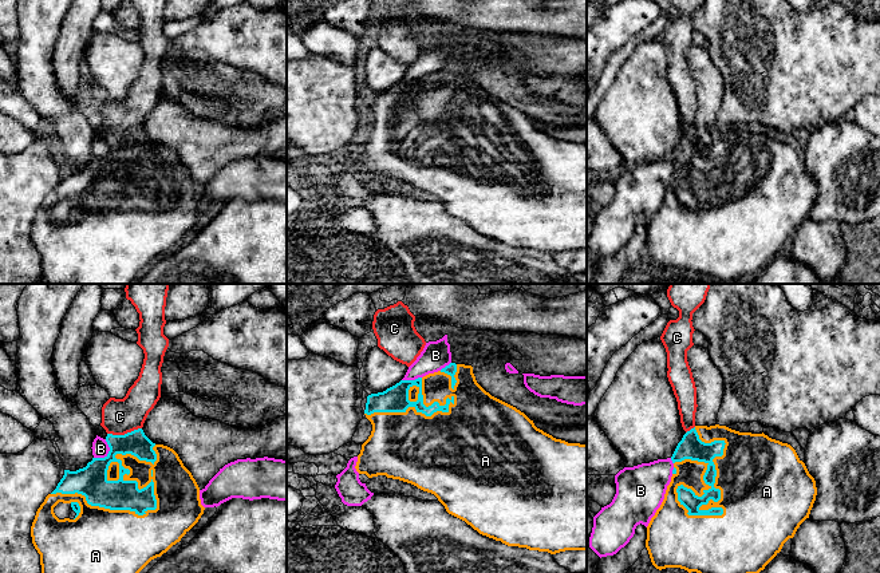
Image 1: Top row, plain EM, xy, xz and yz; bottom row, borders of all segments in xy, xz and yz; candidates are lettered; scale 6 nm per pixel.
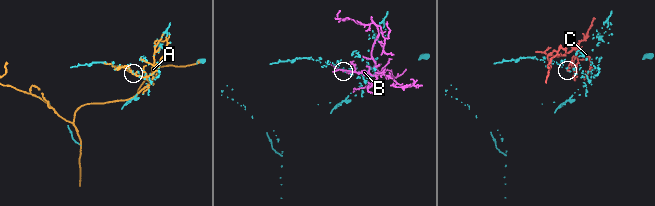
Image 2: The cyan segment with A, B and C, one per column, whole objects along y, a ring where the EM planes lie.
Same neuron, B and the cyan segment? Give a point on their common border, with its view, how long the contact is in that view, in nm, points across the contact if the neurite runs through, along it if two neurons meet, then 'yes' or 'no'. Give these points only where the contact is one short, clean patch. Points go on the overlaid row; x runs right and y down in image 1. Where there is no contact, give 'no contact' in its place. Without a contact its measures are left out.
meets cyan in xy at (109, 453); contact 140 nm long; no

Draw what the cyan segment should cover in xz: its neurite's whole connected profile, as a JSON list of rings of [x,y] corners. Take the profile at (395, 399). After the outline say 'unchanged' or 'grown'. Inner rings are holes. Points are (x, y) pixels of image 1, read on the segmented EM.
[[[450,363],[438,372],[415,380],[400,380],[383,392],[367,396],[366,418],[372,424],[368,439],[362,444],[358,455],[356,471],[368,478],[386,475],[417,486],[434,494],[446,511],[470,525],[480,534],[501,541],[508,546],[526,548],[529,550],[556,554],[565,550],[587,550],[587,444],[568,443],[537,428],[524,412],[492,396],[475,380],[471,365]]]; grown

